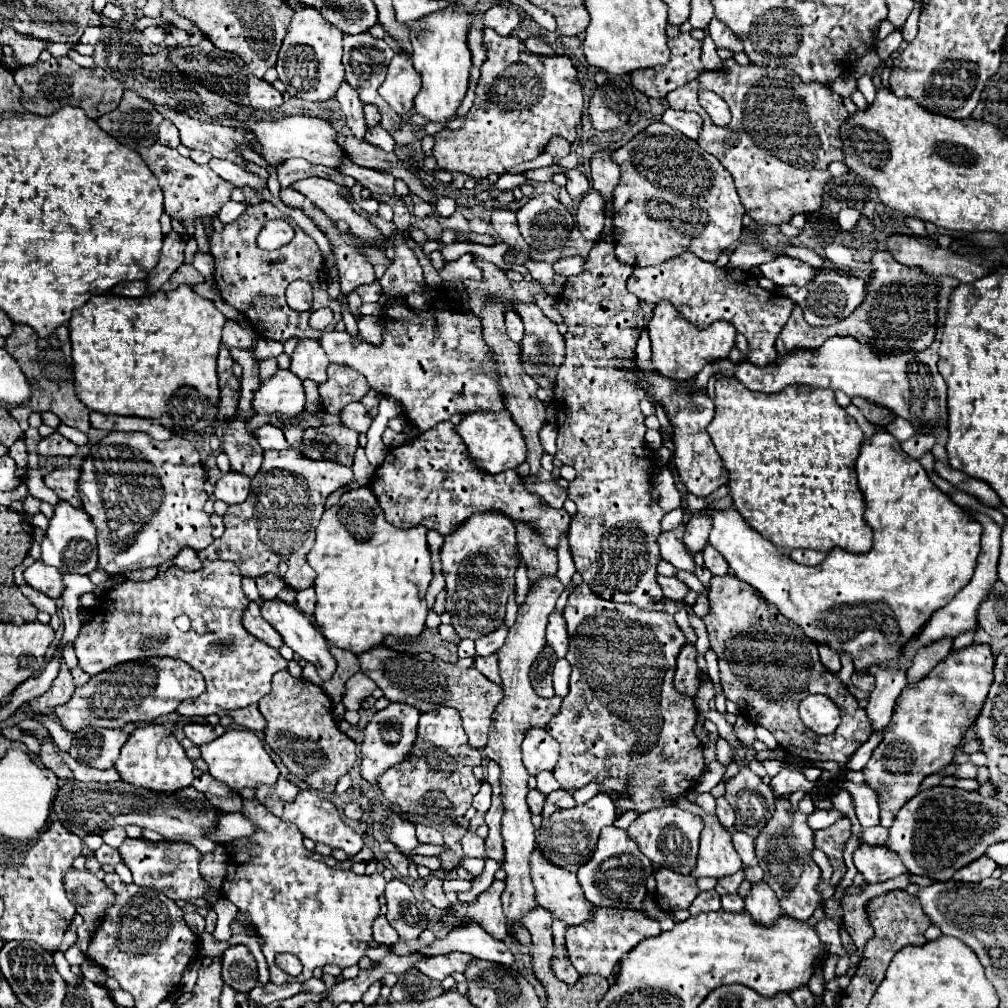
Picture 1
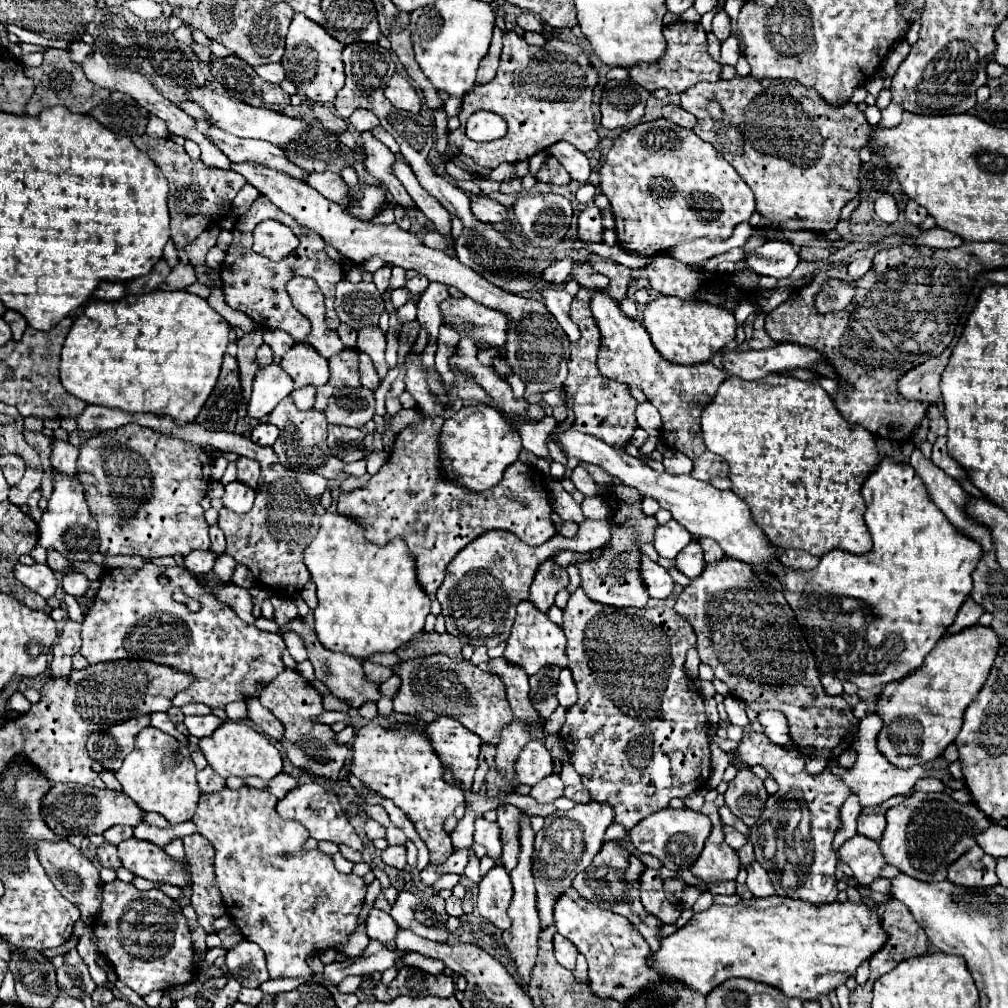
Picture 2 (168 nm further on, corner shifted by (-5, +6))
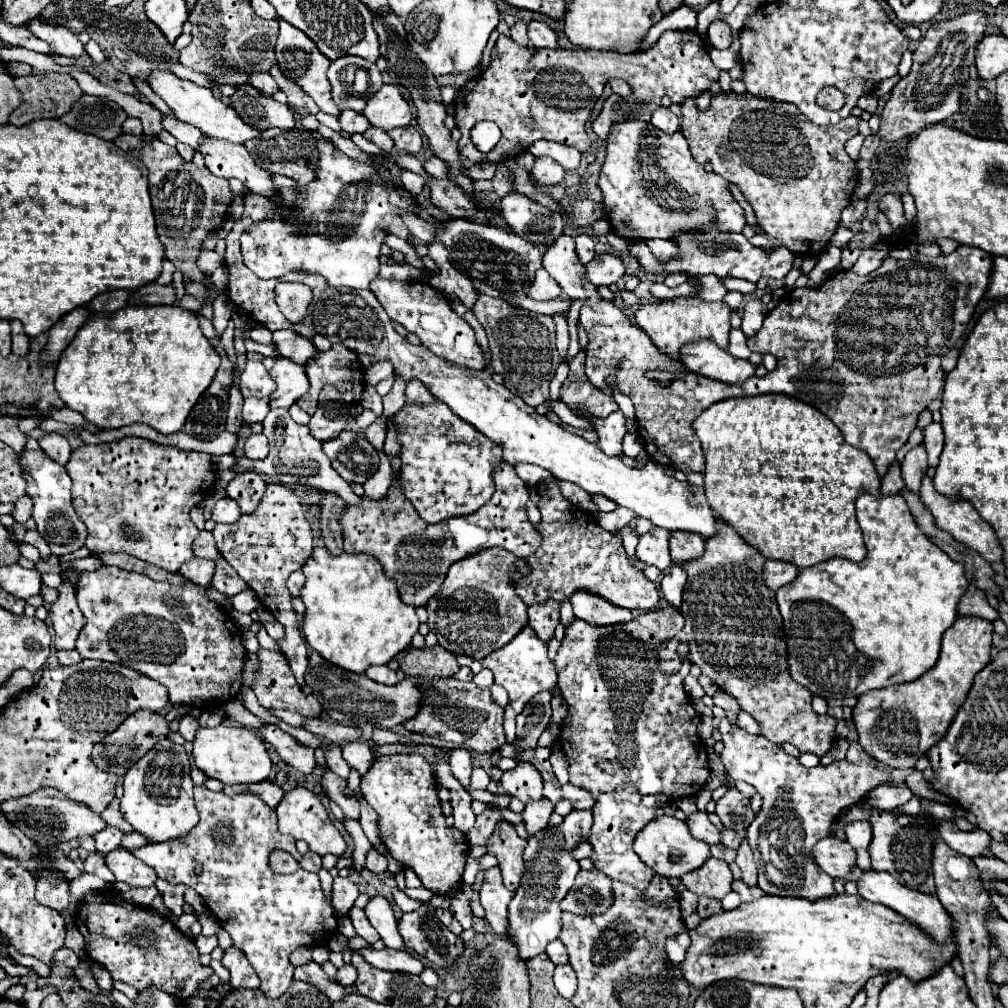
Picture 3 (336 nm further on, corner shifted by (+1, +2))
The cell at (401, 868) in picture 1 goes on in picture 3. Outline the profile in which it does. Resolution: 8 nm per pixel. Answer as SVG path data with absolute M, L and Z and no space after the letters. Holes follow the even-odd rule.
M370 850L368 856L366 856L366 868L376 872L376 874L384 874L388 870L388 862L386 862L386 858L380 852Z

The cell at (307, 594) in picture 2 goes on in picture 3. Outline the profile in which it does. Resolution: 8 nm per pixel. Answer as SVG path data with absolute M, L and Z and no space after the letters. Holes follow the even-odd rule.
M294 572L290 578L288 578L288 590L294 598L300 596L300 590L304 586L304 574L302 572Z

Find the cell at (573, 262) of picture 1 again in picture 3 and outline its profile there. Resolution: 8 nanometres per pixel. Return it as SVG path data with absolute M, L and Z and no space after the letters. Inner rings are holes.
M540 268L530 286L528 296L532 300L552 300L552 298L558 298L560 292L562 288L558 286L558 282L554 282L554 278L550 278L550 274L544 268Z

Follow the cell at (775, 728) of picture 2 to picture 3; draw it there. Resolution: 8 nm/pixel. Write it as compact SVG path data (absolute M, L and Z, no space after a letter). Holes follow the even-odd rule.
M740 712L736 718L738 718L738 726L740 726L742 730L746 730L746 732L750 732L750 734L760 734L760 732L762 732L760 724L758 724L750 714Z

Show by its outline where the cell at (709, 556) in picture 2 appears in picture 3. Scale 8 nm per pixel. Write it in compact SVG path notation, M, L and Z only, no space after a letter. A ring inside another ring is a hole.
M672 532L674 538L670 542L670 554L674 562L690 562L696 558L702 558L704 554L704 538L698 538L696 534L682 534Z

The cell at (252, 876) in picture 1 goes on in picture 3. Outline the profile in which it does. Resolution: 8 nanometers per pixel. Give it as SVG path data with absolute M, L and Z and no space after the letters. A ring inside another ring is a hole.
M196 786L194 800L200 812L200 822L188 834L160 844L148 844L132 852L136 858L152 866L160 878L172 884L182 882L186 886L192 886L204 898L208 910L220 920L224 930L230 934L234 946L244 950L246 958L250 960L252 968L262 980L260 990L264 990L264 994L268 994L270 998L280 998L294 982L294 966L290 964L290 954L302 946L314 948L316 942L320 944L320 924L316 922L316 918L320 918L320 922L332 922L328 924L330 928L324 934L324 938L328 938L334 932L336 926L332 918L336 918L336 910L332 906L332 898L324 894L318 874L312 874L308 870L296 870L294 874L274 874L268 868L268 852L276 848L290 852L298 862L302 856L296 850L296 840L290 836L282 836L278 832L276 810L270 808L266 802L262 802L256 794L244 792L244 794L228 796L224 792L212 792L204 786ZM194 860L204 866L202 874L192 872Z

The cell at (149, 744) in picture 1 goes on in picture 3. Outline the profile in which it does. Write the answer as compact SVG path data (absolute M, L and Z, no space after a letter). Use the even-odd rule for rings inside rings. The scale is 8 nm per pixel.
M162 738L146 752L136 764L132 764L124 776L124 796L120 800L120 812L132 828L152 842L164 842L180 838L194 824L198 824L198 812L192 798L190 764L184 746L174 744L170 738Z

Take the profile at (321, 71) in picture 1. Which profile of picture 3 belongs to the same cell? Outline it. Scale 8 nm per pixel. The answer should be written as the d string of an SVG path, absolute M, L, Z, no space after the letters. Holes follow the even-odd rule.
M280 20L280 34L278 34L278 42L276 42L276 60L278 60L282 74L288 80L296 82L318 104L318 108L322 112L332 114L332 116L340 116L340 110L334 106L334 102L330 98L330 82L326 78L330 60L316 48L316 44L302 30L288 24L286 20Z

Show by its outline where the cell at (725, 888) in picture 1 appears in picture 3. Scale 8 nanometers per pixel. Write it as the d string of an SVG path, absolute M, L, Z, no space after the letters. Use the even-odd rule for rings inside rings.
M700 896L700 904L698 904L698 914L700 918L708 918L710 914L720 914L722 912L722 902L716 898L708 898L708 896Z

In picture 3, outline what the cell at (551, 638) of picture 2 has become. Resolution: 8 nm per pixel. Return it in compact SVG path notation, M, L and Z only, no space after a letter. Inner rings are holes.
M524 626L506 646L494 650L486 658L482 658L482 666L494 672L494 680L502 684L510 696L510 706L516 714L522 712L524 704L542 690L554 690L556 686L556 668L554 662L548 658L548 644L540 640L530 626Z

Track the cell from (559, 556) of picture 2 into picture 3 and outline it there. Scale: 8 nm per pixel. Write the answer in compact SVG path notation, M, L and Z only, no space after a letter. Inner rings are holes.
M558 480L544 482L548 490L538 502L542 522L536 526L542 534L542 546L526 558L526 562L532 566L532 574L514 576L518 596L530 606L534 602L546 602L548 598L560 602L564 598L570 598L574 590L590 590L592 594L598 594L608 602L614 602L616 606L626 606L630 610L656 608L660 602L658 586L648 580L642 570L634 568L628 562L622 542L614 534L602 530L602 526L594 522L592 514L574 508L562 496Z

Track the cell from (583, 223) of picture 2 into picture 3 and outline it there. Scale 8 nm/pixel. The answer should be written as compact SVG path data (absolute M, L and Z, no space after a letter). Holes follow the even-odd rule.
M578 234L576 236L576 252L580 256L580 260L584 264L588 264L594 256L596 256L596 244L594 244L594 238L586 236L586 234Z

